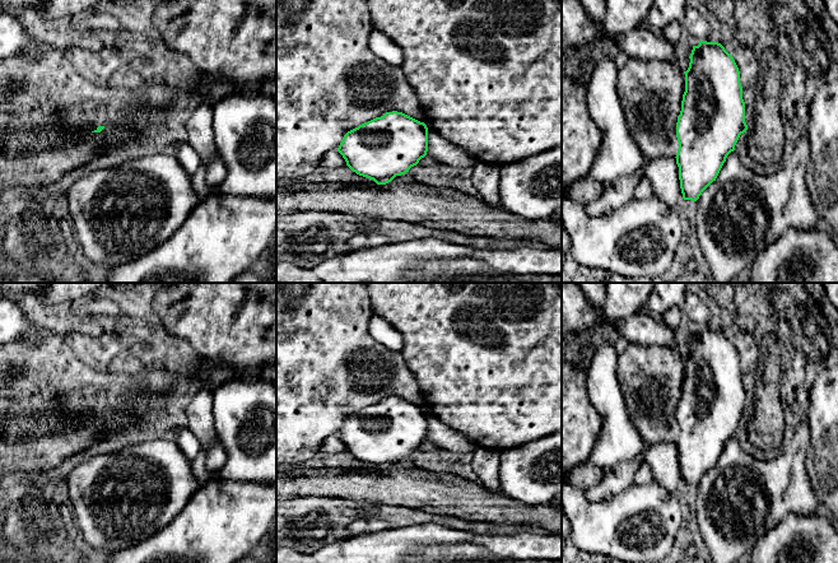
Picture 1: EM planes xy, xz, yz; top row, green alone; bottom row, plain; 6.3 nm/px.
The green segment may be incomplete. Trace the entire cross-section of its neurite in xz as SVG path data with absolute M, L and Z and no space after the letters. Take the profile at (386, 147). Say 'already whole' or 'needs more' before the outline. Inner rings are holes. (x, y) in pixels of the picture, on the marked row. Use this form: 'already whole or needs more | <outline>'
already whole | M386 112L348 131L337 152L359 176L386 185L428 152L428 127L402 112Z

